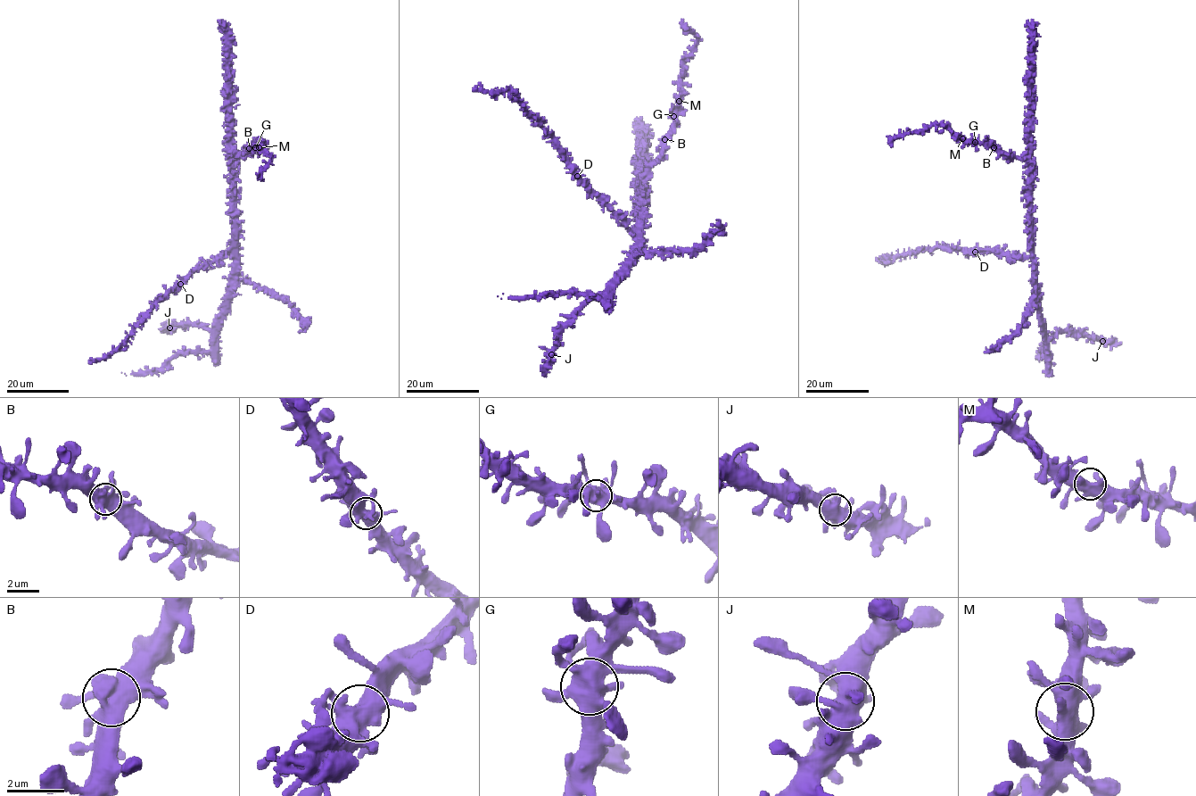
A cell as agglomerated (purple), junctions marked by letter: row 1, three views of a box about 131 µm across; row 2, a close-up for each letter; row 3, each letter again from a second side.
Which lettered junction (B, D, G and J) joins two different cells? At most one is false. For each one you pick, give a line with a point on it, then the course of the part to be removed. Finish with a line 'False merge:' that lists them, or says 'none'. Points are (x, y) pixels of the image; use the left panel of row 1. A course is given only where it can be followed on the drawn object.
False merge: none

